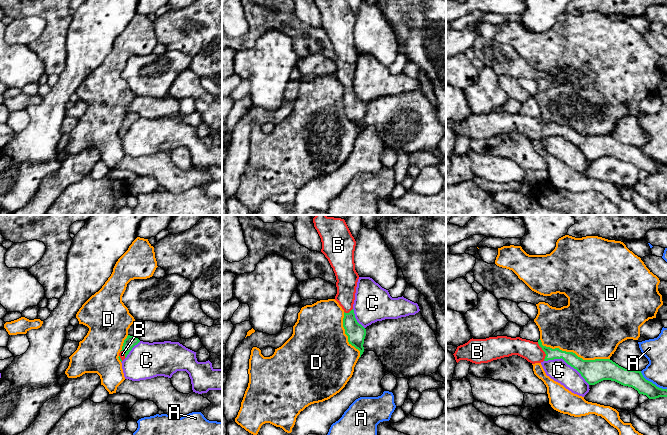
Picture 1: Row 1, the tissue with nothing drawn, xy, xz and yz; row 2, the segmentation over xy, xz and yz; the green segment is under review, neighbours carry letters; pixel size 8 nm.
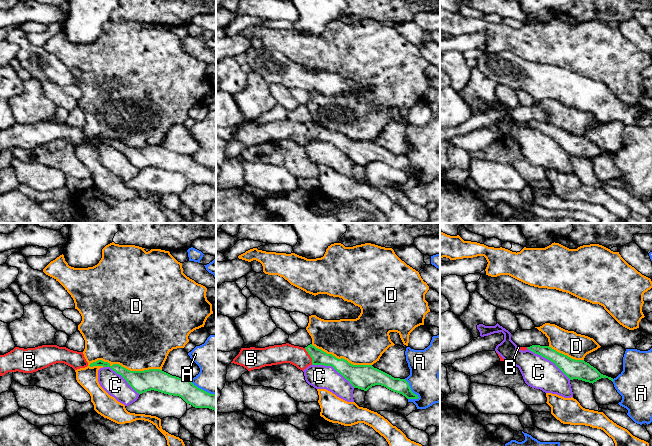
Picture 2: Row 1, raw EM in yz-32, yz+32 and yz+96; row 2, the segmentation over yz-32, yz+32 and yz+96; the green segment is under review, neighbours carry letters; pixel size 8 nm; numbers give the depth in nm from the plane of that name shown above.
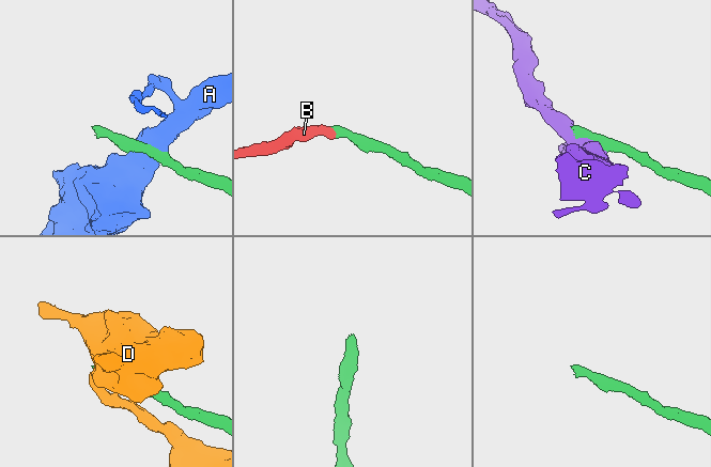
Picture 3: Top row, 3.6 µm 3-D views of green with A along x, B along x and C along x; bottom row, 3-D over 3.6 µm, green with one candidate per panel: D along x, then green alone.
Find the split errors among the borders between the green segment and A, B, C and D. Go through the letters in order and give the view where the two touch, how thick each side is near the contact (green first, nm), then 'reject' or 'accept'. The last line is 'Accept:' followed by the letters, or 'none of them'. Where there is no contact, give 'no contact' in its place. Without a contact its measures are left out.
A: contact in yz; calibres 140 and 180 nm; reject
B: contact in yz; calibres 100 and 160 nm; accept
C: contact in yz; calibres 190 and 170 nm; reject
D: contact in yz; calibres 190 and 500 nm; reject
Accept: B

